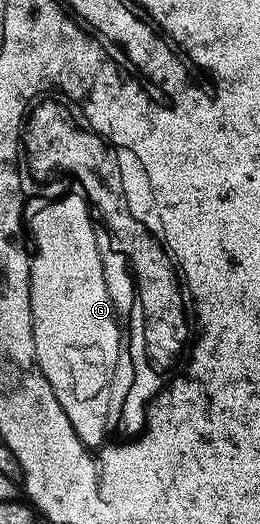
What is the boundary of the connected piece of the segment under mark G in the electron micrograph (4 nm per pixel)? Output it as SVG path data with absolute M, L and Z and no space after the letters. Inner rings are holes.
M71 203L69 206L62 204L60 206L49 207L48 210L38 212L37 217L33 219L34 233L38 238L36 245L36 258L30 262L30 305L32 306L32 334L34 335L34 360L40 366L42 376L48 378L48 386L52 386L52 394L56 394L56 402L60 402L60 406L64 410L64 414L72 422L72 426L76 430L76 434L80 438L80 442L86 445L91 450L102 450L109 445L111 449L116 450L116 434L111 435L110 432L102 432L104 427L103 422L106 422L106 390L104 390L104 382L106 378L110 376L118 376L118 366L116 364L126 364L126 358L128 358L128 348L130 348L130 332L122 330L122 318L128 314L130 318L130 312L128 312L128 298L130 298L130 292L128 292L128 286L122 286L118 282L118 276L114 274L116 270L116 264L118 262L118 256L114 252L114 246L110 244L108 240L108 234L104 234L106 226L110 226L108 222L108 216L102 212L100 216L100 222L96 228L92 228L88 224L88 216L86 216L86 210L84 210L84 204Z

